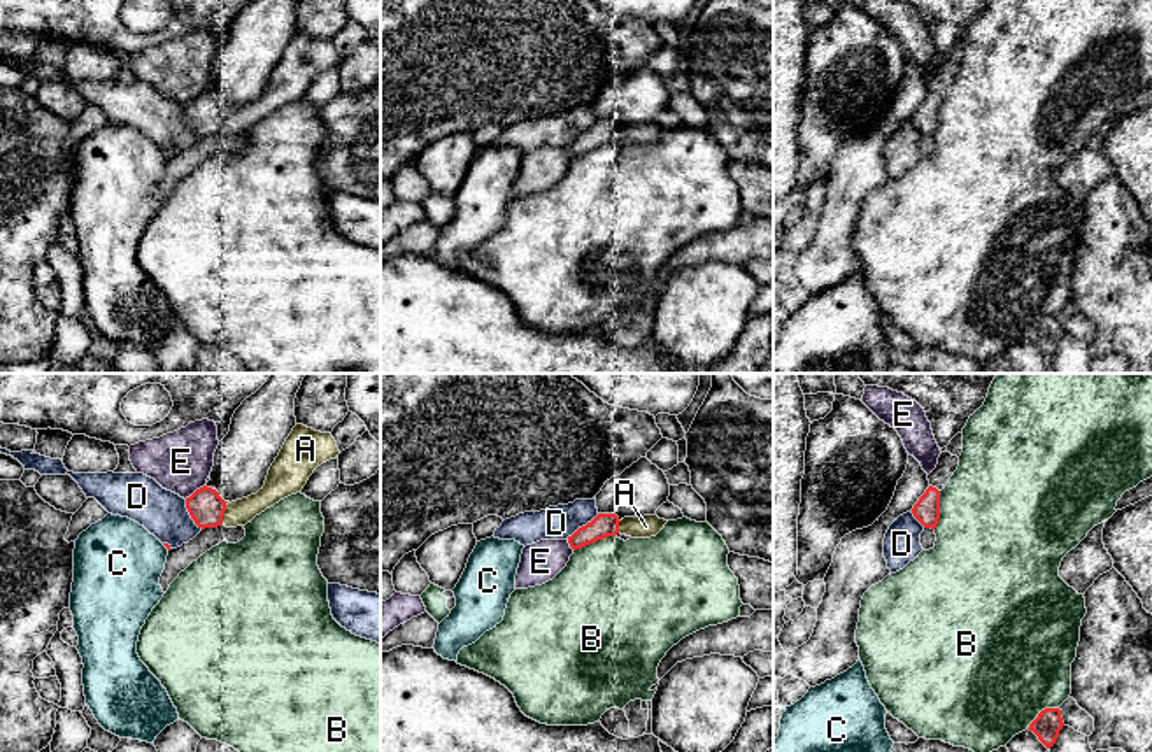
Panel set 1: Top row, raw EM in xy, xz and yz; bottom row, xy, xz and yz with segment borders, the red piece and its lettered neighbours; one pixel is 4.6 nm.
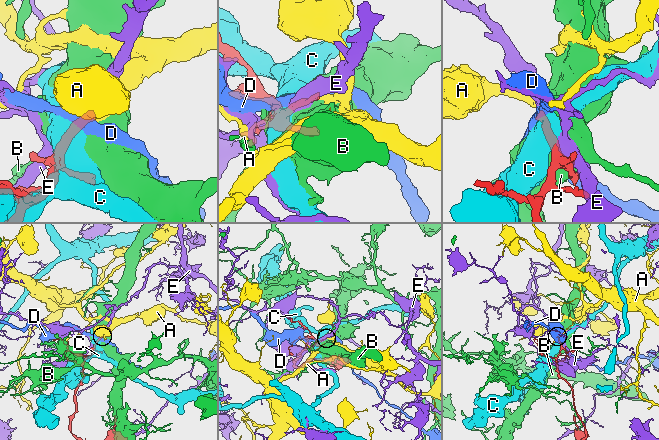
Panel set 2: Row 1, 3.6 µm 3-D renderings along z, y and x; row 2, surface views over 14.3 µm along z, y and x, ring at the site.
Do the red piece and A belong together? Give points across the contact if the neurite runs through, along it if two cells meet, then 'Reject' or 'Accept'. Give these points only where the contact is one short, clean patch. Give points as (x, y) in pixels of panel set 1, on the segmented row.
Accept

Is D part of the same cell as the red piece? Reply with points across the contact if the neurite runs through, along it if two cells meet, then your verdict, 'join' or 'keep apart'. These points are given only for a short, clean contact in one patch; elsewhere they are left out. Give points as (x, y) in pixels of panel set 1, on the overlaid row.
keep apart

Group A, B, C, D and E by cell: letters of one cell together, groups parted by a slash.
A / B / C / D / E

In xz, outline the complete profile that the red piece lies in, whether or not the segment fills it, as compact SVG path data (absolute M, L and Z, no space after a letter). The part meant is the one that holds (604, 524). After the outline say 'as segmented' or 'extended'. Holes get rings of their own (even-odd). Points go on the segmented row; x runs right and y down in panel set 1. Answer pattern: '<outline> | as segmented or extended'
M598 514L591 522L568 536L568 543L577 550L607 536L615 536L617 533L631 538L651 538L656 536L666 522L668 521L658 515L624 517L621 521L615 514Z | extended

